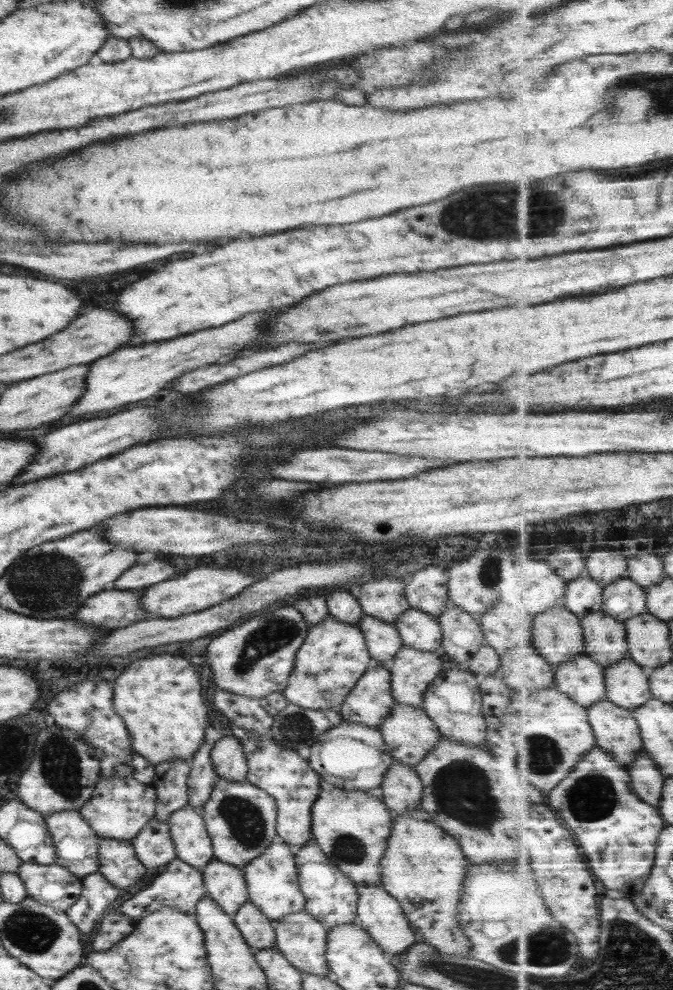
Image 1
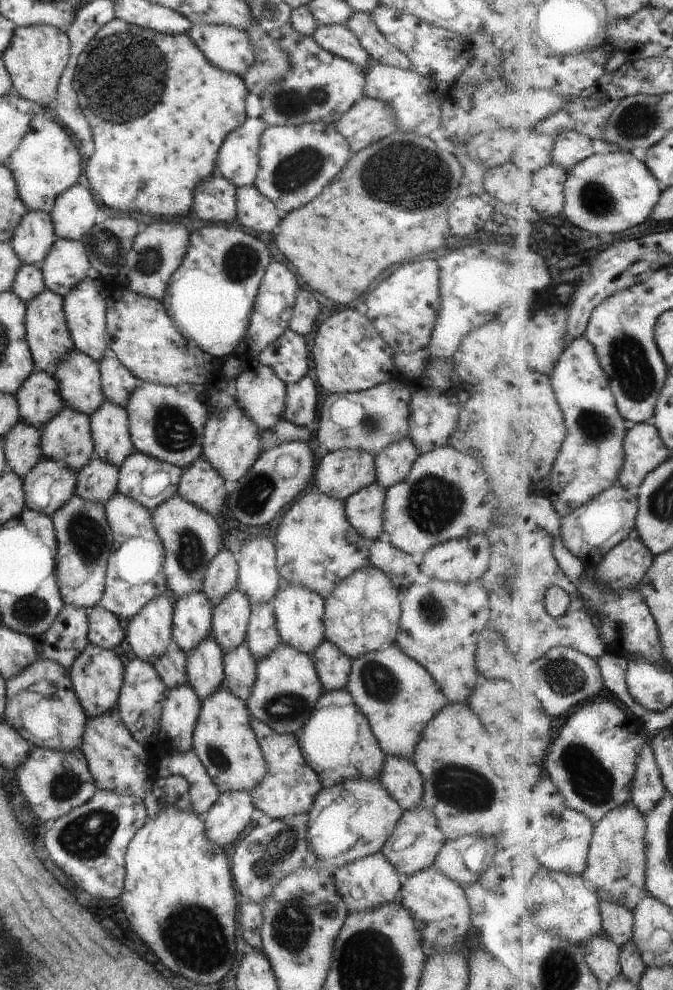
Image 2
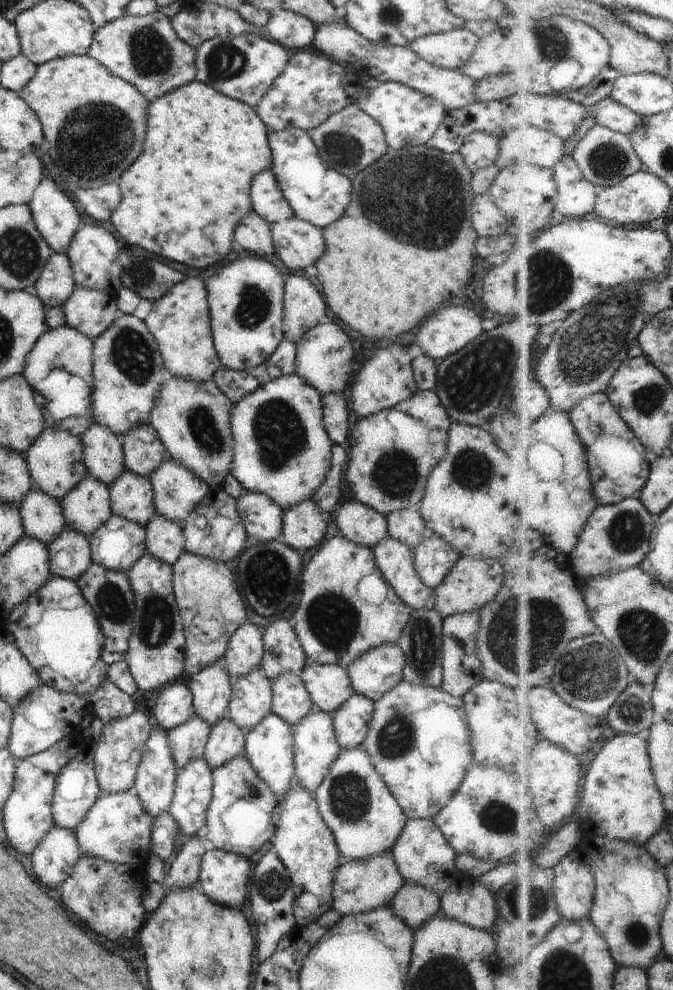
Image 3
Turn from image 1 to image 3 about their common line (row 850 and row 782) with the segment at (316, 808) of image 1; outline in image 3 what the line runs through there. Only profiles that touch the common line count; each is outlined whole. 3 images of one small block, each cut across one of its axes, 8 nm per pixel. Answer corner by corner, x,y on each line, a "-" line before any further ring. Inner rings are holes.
362,746
342,750
313,794
318,812
333,834
343,859
362,860
391,852
406,826
403,810

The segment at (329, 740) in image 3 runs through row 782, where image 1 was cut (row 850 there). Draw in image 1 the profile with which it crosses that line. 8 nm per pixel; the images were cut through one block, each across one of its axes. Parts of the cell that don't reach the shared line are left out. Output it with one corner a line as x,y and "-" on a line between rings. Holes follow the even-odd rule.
312,839
300,850
294,850
294,852
299,887
306,899
305,911
314,916
328,930
343,924
352,924
357,913
359,897
357,886
348,879
348,876
338,870

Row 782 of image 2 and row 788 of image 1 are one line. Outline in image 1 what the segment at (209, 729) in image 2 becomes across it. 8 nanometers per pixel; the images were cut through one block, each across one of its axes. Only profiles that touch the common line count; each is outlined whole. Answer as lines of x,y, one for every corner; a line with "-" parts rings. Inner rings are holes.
219,778
201,816
211,839
213,855
234,867
244,868
250,860
266,851
277,836
276,802
265,790
247,780
233,782

